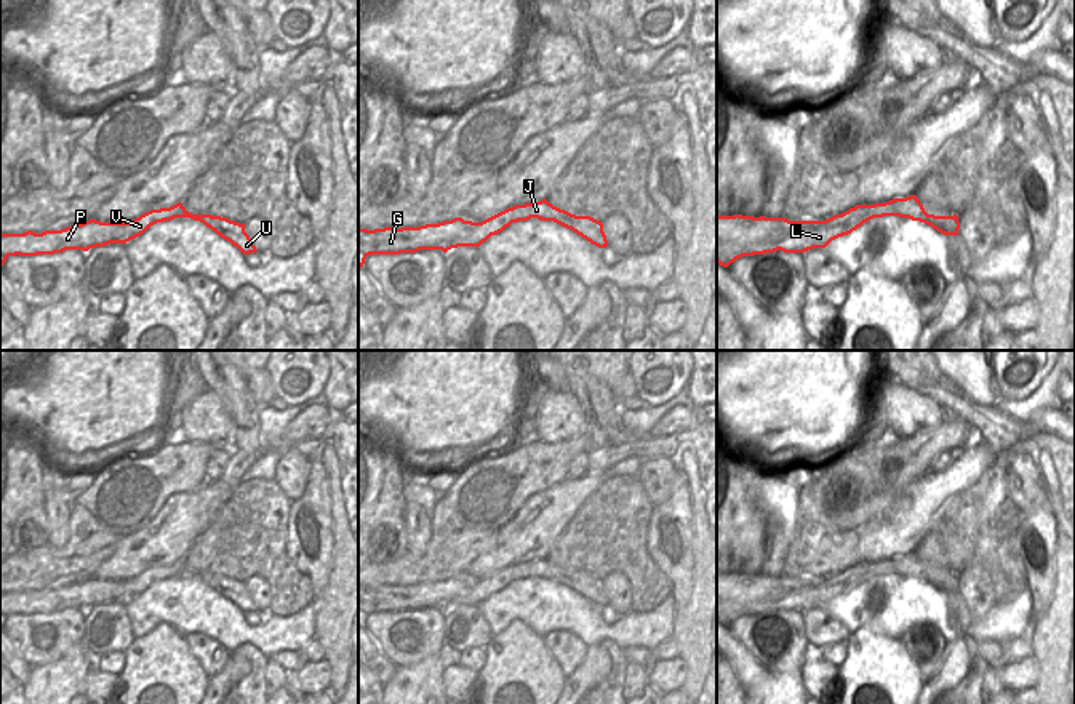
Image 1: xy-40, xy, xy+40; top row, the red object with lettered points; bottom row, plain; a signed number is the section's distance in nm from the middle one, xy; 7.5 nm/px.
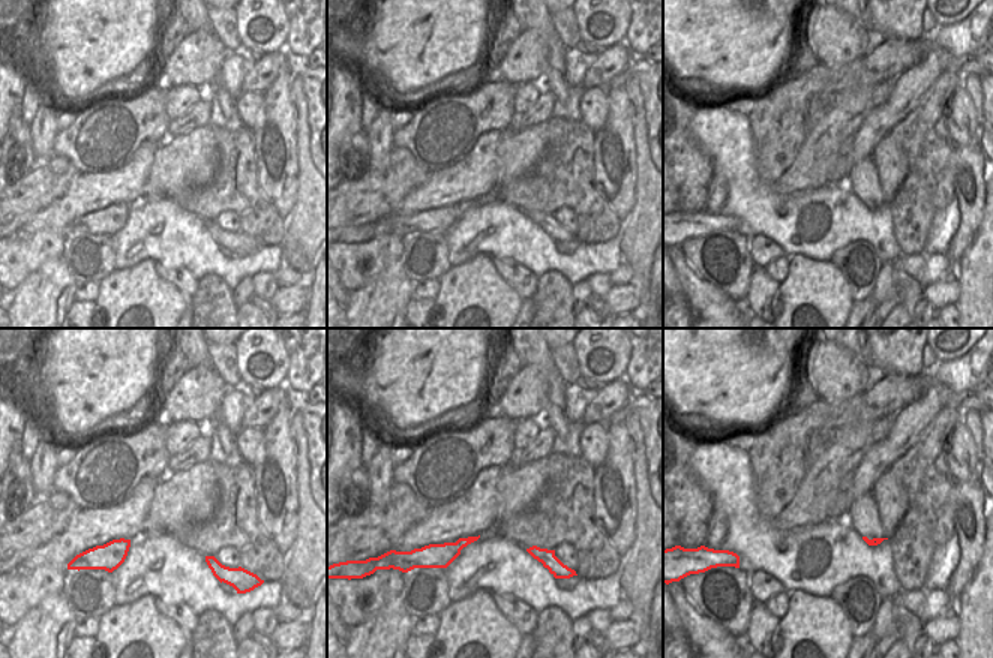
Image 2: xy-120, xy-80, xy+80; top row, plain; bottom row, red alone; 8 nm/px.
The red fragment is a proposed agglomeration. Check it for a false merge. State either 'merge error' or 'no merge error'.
merge error

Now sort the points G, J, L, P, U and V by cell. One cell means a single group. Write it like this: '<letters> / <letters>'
G P / J L U V

